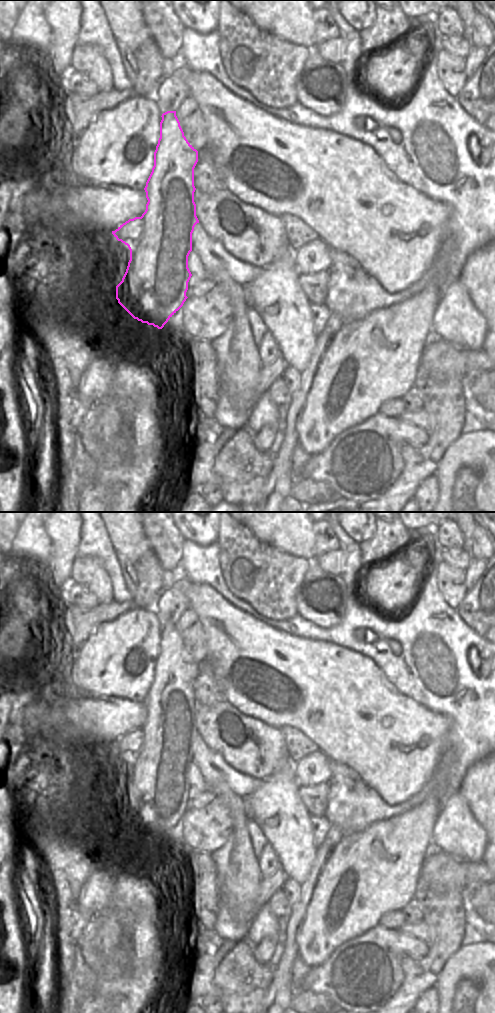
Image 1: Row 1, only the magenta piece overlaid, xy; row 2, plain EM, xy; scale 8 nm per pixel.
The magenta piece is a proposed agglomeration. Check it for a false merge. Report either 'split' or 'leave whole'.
split

